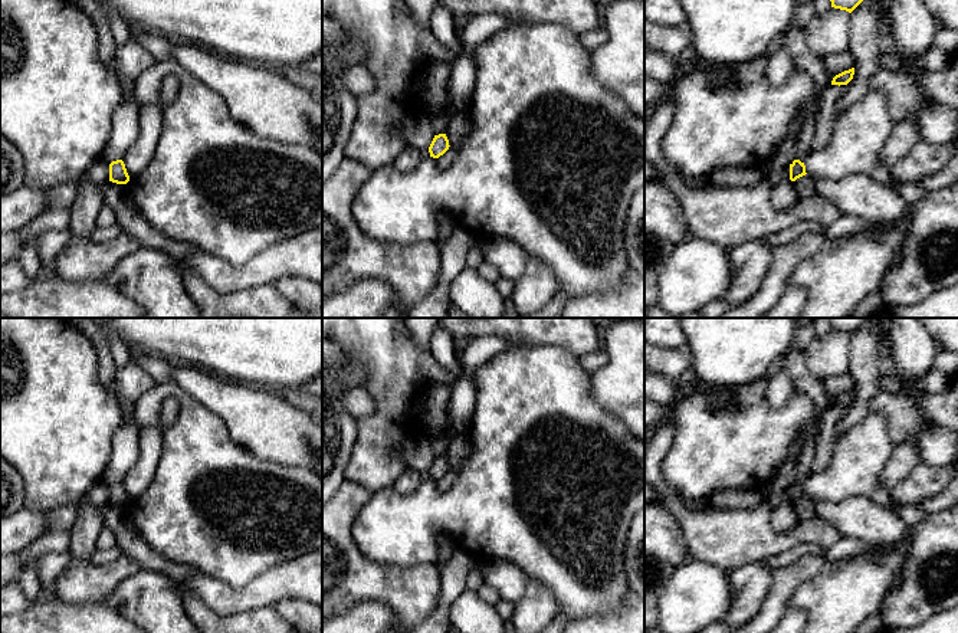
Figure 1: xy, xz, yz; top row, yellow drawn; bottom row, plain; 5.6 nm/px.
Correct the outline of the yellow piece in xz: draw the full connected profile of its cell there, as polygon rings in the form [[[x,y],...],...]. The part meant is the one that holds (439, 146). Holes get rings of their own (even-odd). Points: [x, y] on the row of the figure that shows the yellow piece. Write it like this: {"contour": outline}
{"contour": [[[446,134],[434,135],[434,138],[429,147],[430,157],[439,158],[449,150],[449,147],[450,145],[449,145],[449,140],[447,140]]]}

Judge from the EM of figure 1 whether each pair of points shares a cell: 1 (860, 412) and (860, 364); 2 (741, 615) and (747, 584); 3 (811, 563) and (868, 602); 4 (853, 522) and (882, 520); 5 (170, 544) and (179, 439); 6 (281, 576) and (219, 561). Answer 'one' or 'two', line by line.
1: one
2: one
3: two
4: one
5: one
6: two

